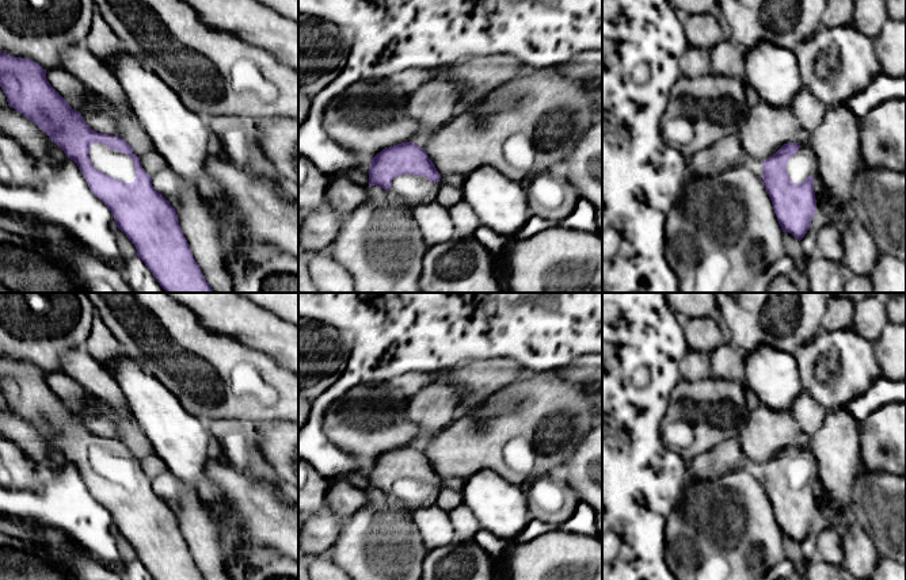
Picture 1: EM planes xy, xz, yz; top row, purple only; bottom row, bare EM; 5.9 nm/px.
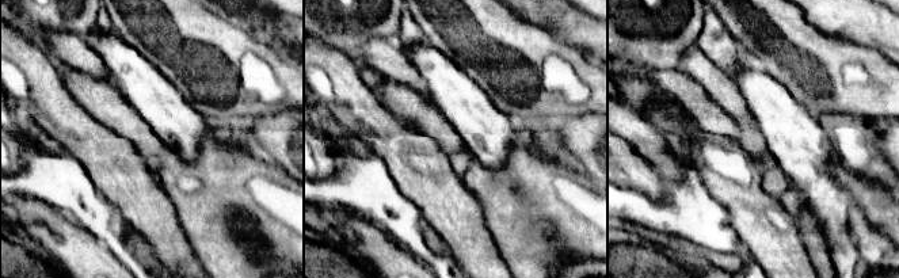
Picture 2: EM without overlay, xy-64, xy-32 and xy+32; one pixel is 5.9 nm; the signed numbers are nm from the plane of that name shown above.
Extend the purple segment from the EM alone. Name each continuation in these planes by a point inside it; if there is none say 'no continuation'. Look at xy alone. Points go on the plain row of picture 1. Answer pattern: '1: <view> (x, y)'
1: xy (115, 468)

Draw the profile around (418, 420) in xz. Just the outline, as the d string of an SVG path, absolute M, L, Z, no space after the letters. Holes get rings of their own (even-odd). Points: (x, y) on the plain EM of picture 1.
M433 382L411 398L406 416L416 426L420 436L429 438L453 421L461 401L462 393L457 386Z

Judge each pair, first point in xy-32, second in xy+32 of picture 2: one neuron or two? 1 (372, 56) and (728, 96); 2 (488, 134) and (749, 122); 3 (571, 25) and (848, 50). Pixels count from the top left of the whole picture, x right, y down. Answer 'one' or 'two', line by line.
1: one
2: two
3: two

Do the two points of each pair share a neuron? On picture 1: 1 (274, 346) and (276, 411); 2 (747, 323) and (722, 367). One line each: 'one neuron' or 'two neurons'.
1: two neurons
2: two neurons

